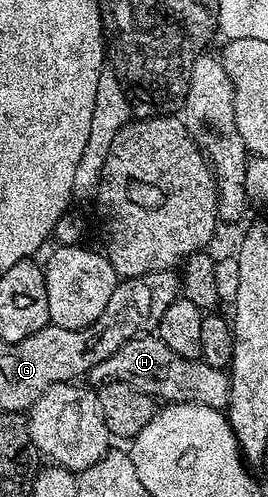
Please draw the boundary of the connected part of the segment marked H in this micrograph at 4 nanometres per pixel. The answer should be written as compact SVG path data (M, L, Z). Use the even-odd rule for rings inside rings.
M143 336L128 340L115 355L92 368L88 378L97 384L123 382L155 399L163 398L166 404L195 402L201 406L211 406L214 410L222 410L230 405L230 375L223 367L221 370L206 361L173 354L168 344L156 336Z

